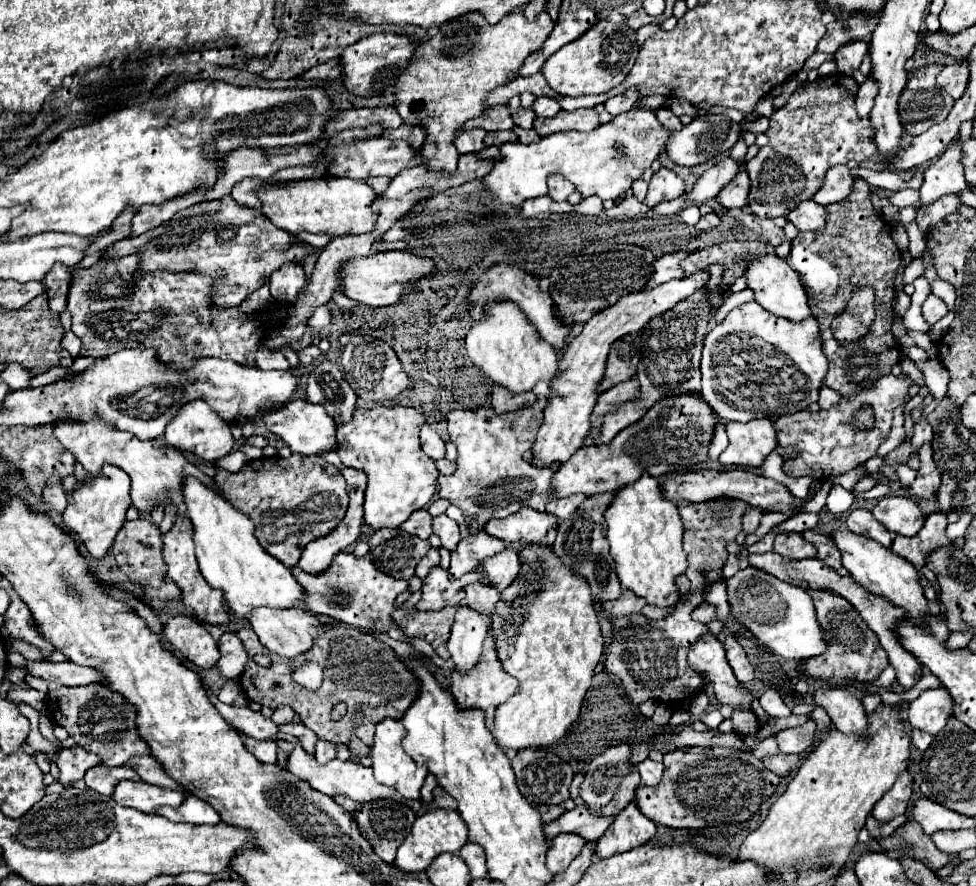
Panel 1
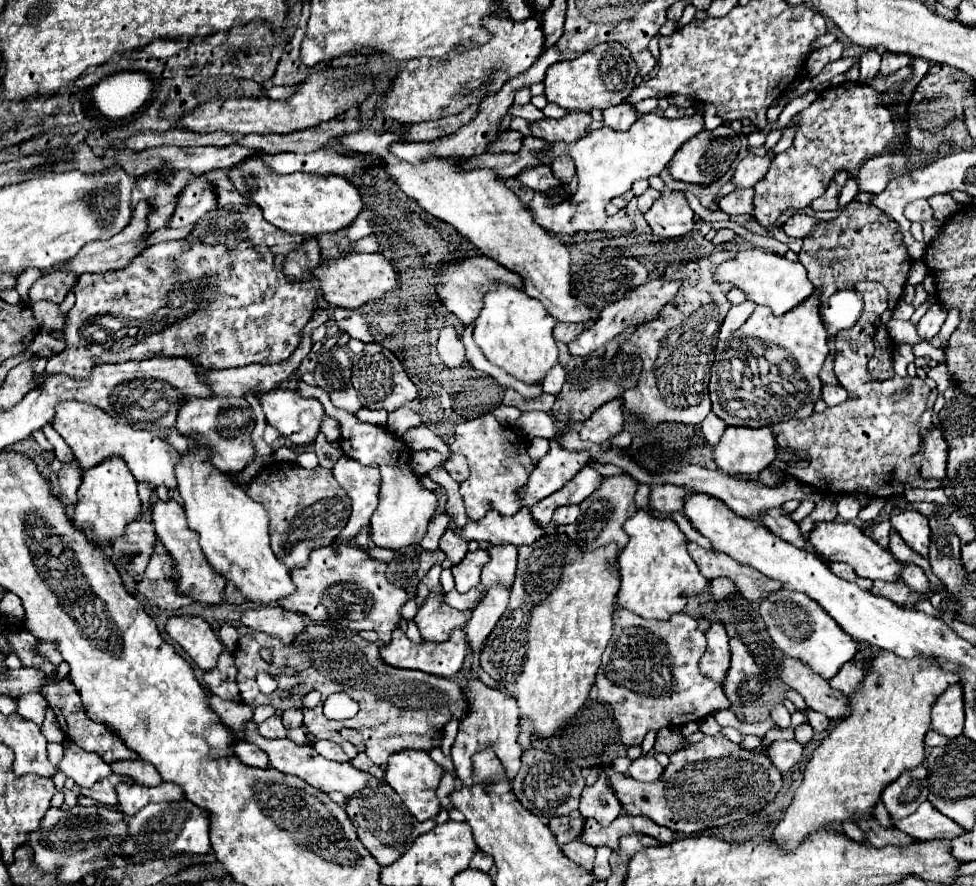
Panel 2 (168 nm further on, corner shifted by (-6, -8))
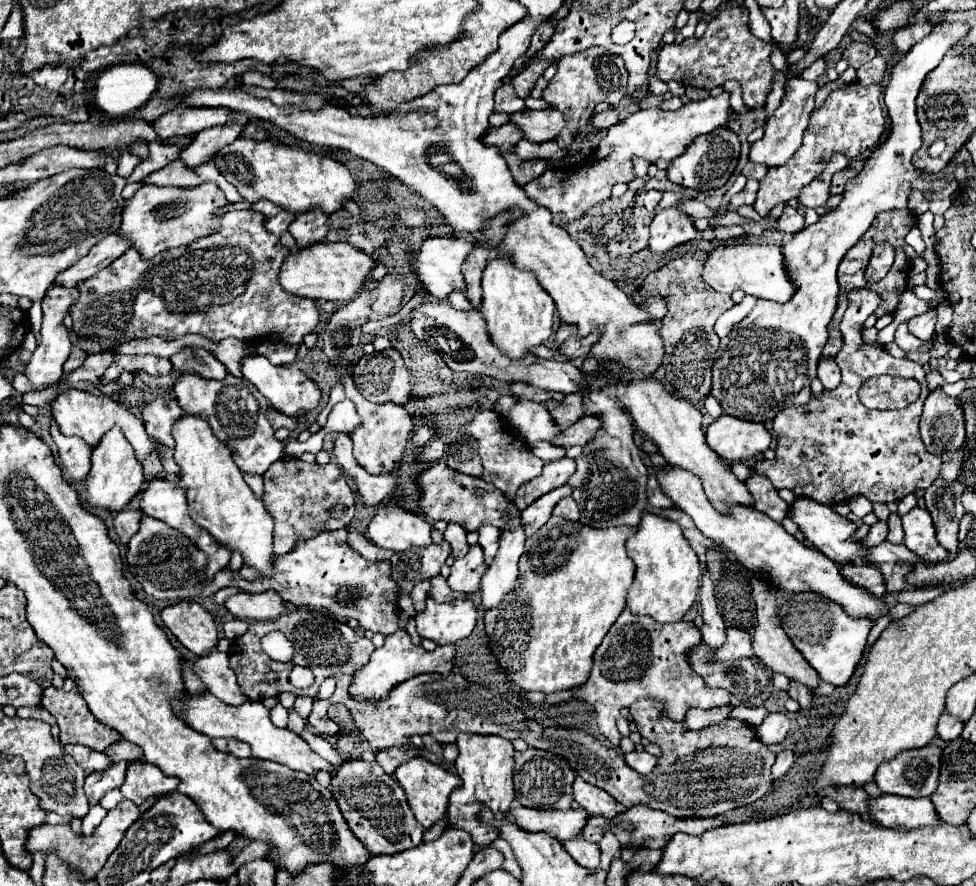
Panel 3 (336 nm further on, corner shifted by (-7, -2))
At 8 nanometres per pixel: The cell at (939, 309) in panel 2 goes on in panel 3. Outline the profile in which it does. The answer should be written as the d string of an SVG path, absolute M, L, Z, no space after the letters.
M931 309L931 311L911 319L909 331L921 341L929 341L935 335L935 323L937 323L937 313L935 313L935 309Z

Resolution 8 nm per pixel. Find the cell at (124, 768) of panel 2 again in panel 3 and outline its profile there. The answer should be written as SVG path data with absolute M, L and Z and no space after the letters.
M121 739L121 741L113 743L113 745L109 745L109 749L105 749L105 753L109 755L111 761L127 761L127 763L137 761L137 759L143 757L141 747L133 745L131 741L125 741L125 739Z

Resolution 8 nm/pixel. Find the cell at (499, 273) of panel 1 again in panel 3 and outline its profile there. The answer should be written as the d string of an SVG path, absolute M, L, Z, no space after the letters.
M431 237L431 239L425 239L421 243L417 253L413 253L413 265L411 267L413 267L419 283L425 287L427 293L431 293L435 299L447 299L447 295L451 291L463 293L465 279L461 275L461 265L473 247L475 245L471 241L465 241L459 237Z

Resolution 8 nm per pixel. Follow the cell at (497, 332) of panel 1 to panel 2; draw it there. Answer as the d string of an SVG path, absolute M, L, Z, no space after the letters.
M500 285L484 297L484 307L474 323L474 343L492 365L502 367L508 375L526 385L536 385L558 361L558 347L552 339L554 325L556 319L540 301L528 297L520 289Z

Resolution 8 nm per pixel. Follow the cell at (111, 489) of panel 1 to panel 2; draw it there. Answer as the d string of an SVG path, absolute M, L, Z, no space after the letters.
M122 457L106 459L98 467L84 471L82 485L78 487L78 503L74 513L74 525L86 533L94 543L110 543L118 535L124 535L124 527L140 515L140 499L136 491L136 479L126 467Z

